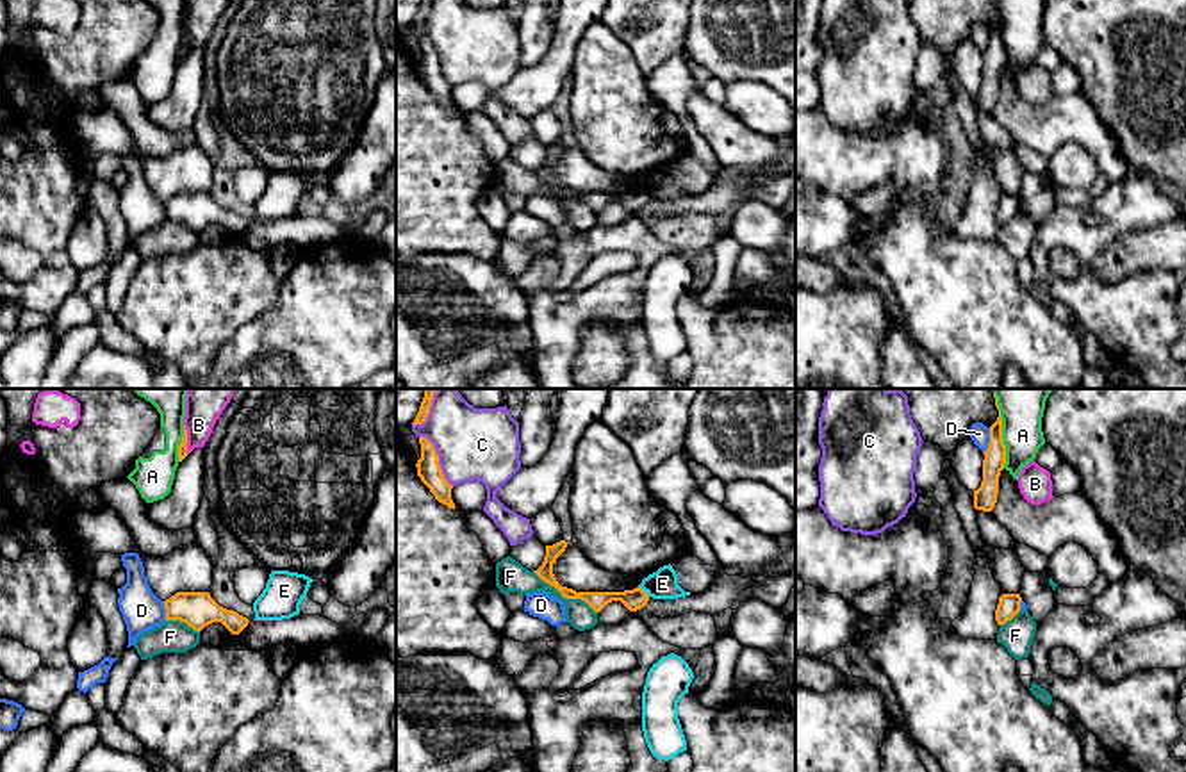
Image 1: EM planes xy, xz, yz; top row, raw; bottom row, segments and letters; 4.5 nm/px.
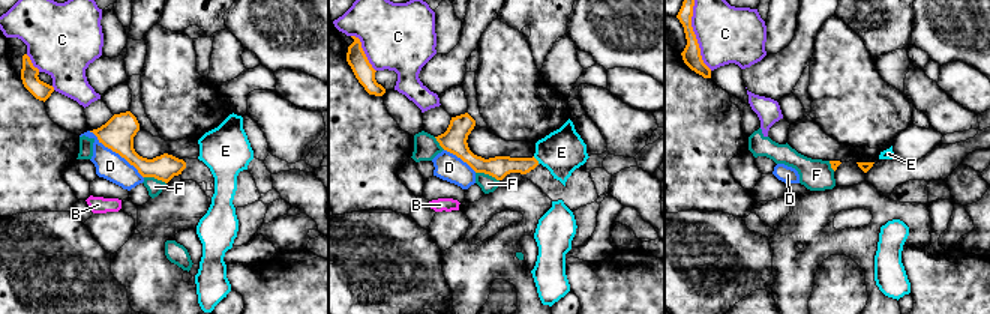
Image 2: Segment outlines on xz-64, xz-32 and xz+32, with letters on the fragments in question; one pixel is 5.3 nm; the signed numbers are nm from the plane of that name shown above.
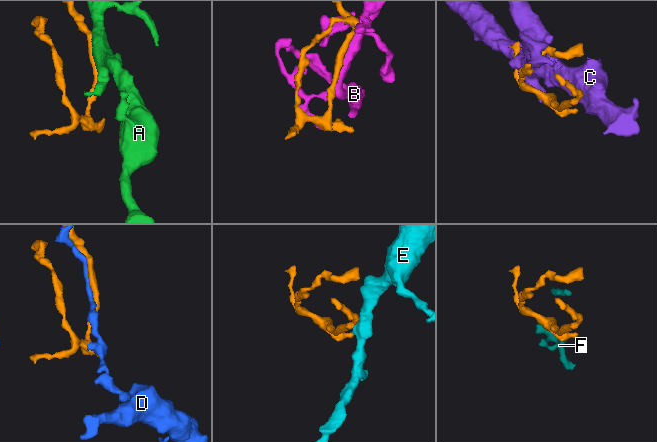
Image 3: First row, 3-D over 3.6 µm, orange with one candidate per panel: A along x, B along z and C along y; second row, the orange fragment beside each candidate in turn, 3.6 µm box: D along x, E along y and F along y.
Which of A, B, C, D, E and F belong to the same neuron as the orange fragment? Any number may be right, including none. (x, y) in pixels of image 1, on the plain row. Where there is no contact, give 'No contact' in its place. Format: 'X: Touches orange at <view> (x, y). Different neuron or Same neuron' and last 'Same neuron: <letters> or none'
A: Touches orange at yz (1001, 34). Different neuron
B: Touches orange at xy (186, 40). Different neuron
C: Touches orange at xz (437, 61). Different neuron
D: Touches orange at yz (990, 41). Different neuron
E: Touches orange at xz (642, 191). Different neuron
F: Touches orange at xz (566, 198). Different neuron
Same neuron: none

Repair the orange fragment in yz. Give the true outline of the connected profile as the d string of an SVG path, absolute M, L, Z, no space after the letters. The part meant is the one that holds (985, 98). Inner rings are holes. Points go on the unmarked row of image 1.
M1001 11L997 21L990 27L990 45L983 55L983 82L981 87L974 91L974 109L992 112L997 103L999 77L1006 64Z

